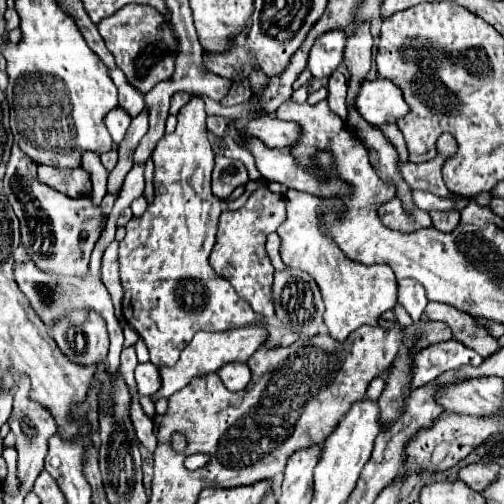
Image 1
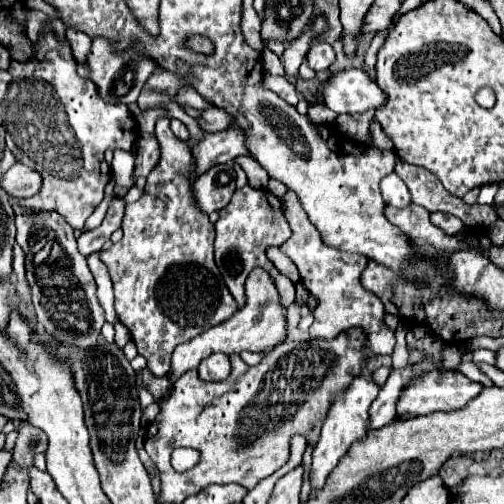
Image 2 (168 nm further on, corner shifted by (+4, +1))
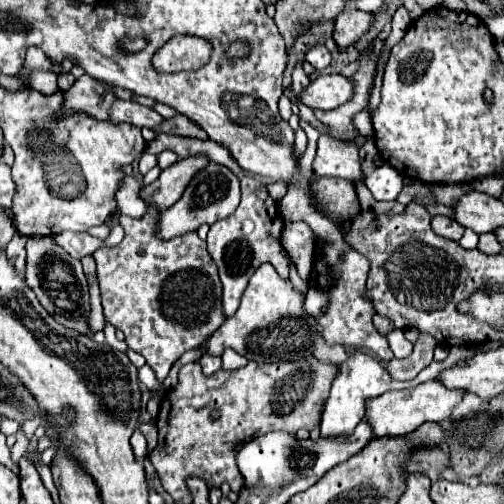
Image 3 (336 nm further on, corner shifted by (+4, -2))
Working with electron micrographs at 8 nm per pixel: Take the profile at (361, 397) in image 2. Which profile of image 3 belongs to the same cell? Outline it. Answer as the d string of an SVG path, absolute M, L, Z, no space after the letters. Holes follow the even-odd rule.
M457 346L452 347L451 350L449 348L449 354L443 362L433 361L428 367L420 371L414 381L396 381L396 379L392 379L388 375L388 371L384 369L384 365L378 359L374 359L374 357L362 353L362 351L354 351L346 361L342 361L338 365L338 375L332 381L330 397L328 397L328 401L324 405L324 413L322 413L322 425L320 425L322 435L348 435L364 419L364 403L366 403L368 397L378 397L378 395L394 389L394 387L404 387L404 389L416 387L420 383L434 379L440 371L454 366L460 360L466 359L462 355L463 353L460 353L460 351L463 352L464 350L458 350Z

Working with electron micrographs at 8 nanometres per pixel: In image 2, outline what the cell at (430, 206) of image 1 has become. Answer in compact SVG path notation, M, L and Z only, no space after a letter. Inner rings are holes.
M394 172L380 182L380 190L382 190L382 196L384 196L386 204L390 204L390 206L408 208L412 204L410 190L406 188L406 184Z

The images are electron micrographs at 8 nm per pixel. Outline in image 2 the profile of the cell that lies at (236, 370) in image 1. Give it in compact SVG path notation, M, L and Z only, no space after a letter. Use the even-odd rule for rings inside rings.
M214 354L208 356L206 360L202 360L202 364L198 366L198 372L202 376L202 380L226 380L230 376L230 358L226 354Z

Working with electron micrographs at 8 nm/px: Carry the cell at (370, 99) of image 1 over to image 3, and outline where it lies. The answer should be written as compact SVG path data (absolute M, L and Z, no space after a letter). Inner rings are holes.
M320 75L300 95L296 95L296 103L302 103L310 109L328 111L346 103L350 95L352 95L350 79L342 75Z

